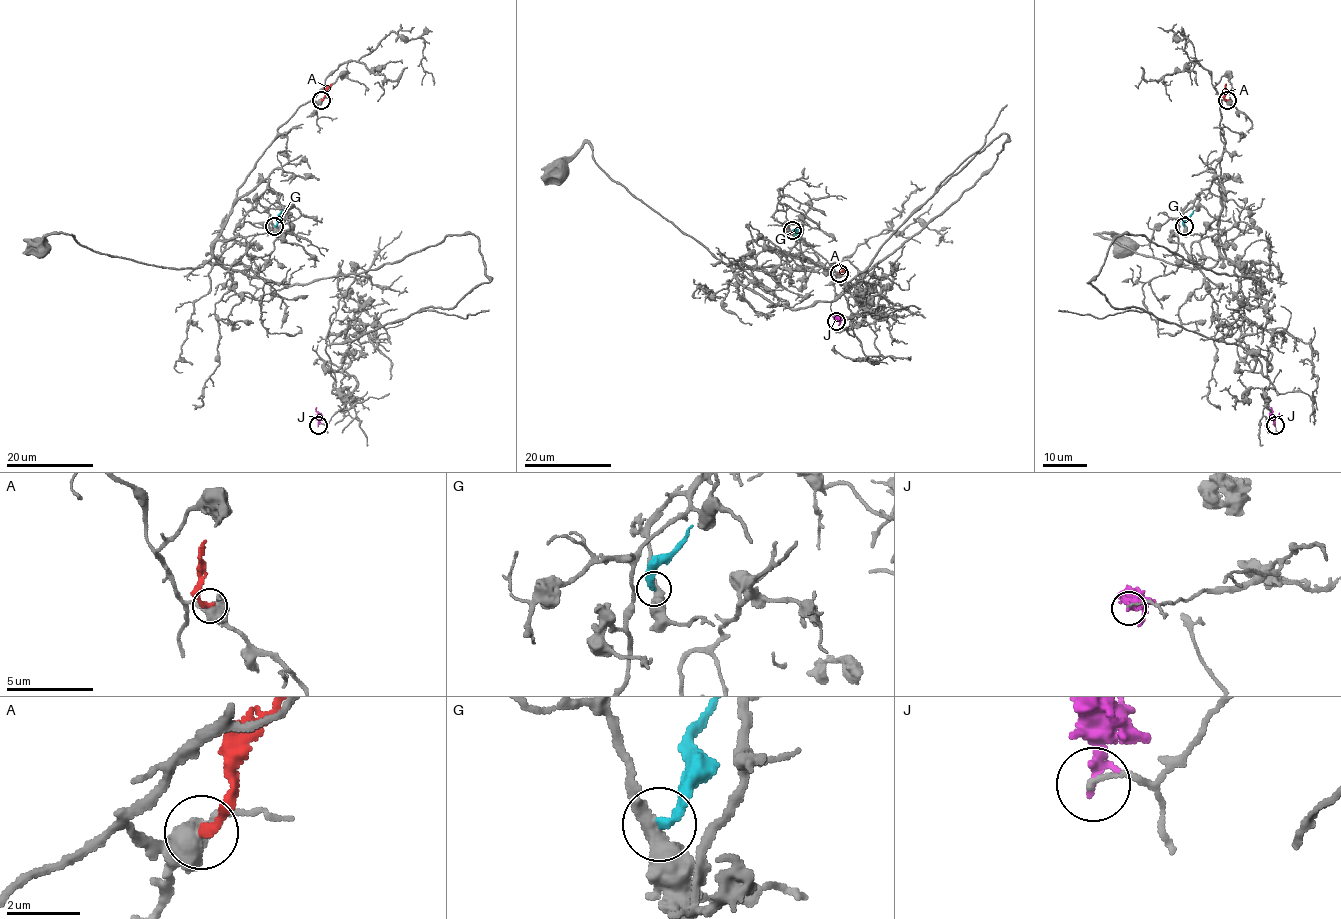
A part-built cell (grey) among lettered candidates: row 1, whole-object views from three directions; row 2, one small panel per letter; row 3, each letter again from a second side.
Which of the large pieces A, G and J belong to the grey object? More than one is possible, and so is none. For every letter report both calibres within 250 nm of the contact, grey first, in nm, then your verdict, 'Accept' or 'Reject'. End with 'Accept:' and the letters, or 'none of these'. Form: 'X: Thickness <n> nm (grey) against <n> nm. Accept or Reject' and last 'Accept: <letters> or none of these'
A: Thickness 600 nm (grey) against 240 nm. Reject
G: Thickness 400 nm (grey) against 280 nm. Reject
J: Thickness 130 nm (grey) against 280 nm. Reject
Accept: none of these

